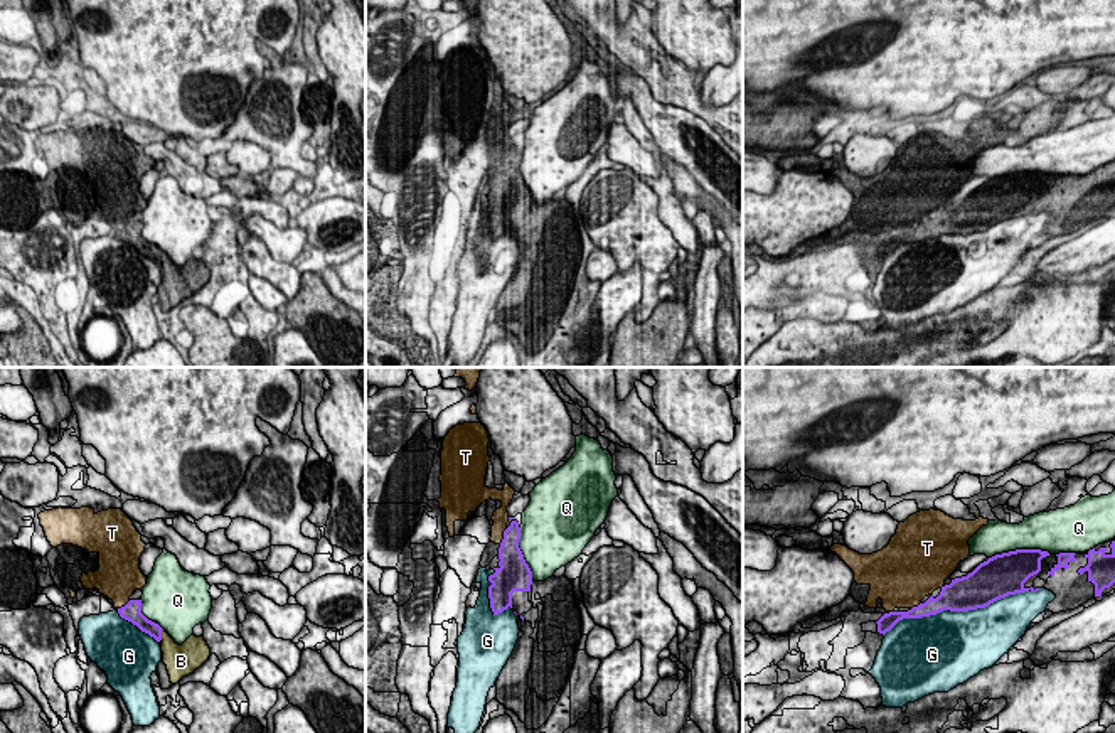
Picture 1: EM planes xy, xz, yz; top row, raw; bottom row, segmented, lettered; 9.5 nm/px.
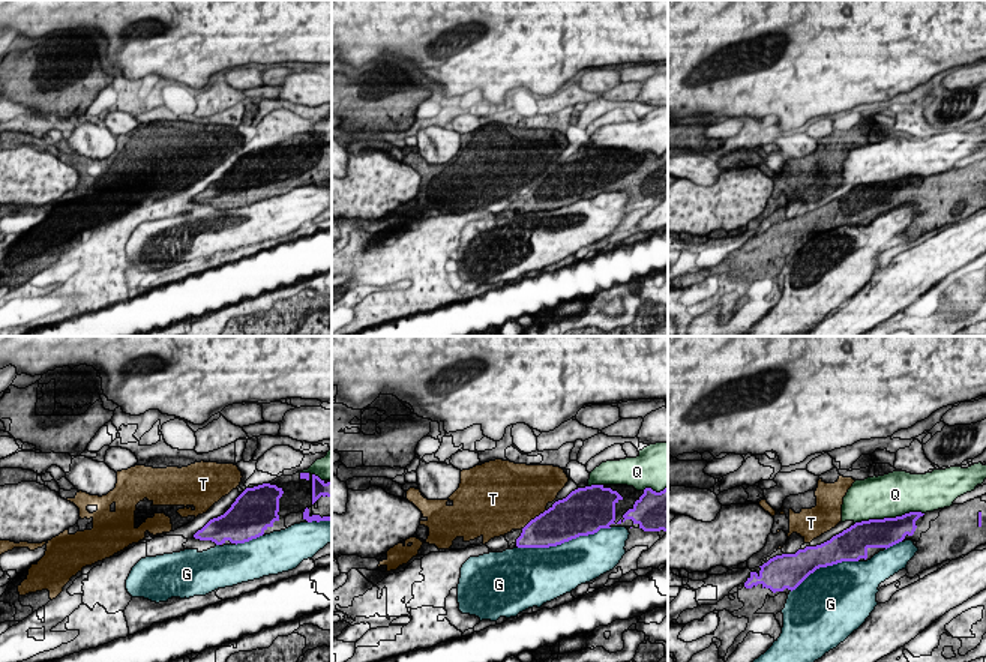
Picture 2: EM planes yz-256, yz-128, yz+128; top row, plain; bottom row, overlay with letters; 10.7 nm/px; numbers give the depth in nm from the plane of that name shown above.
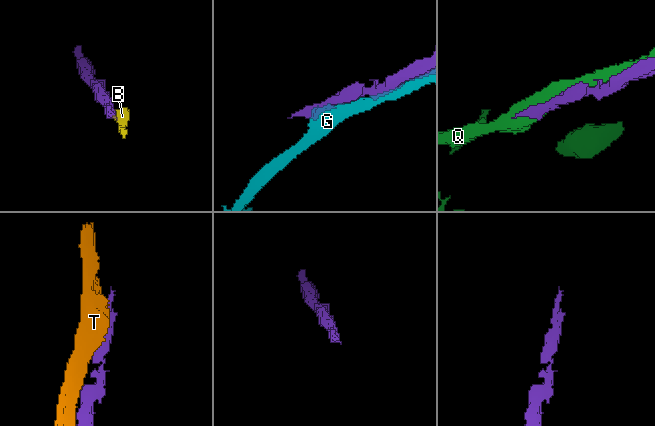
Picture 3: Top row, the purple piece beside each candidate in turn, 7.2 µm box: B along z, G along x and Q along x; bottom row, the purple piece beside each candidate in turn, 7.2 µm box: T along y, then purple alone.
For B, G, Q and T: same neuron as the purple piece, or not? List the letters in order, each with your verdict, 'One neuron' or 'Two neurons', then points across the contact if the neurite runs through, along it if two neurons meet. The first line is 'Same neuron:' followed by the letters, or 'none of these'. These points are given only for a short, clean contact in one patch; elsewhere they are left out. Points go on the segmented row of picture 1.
Same neuron: B
B: One neuron
G: Two neurons
Q: Two neurons
T: Two neurons

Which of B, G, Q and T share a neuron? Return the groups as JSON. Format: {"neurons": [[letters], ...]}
{"neurons": [["B"], ["G"], ["Q"], ["T"]]}

